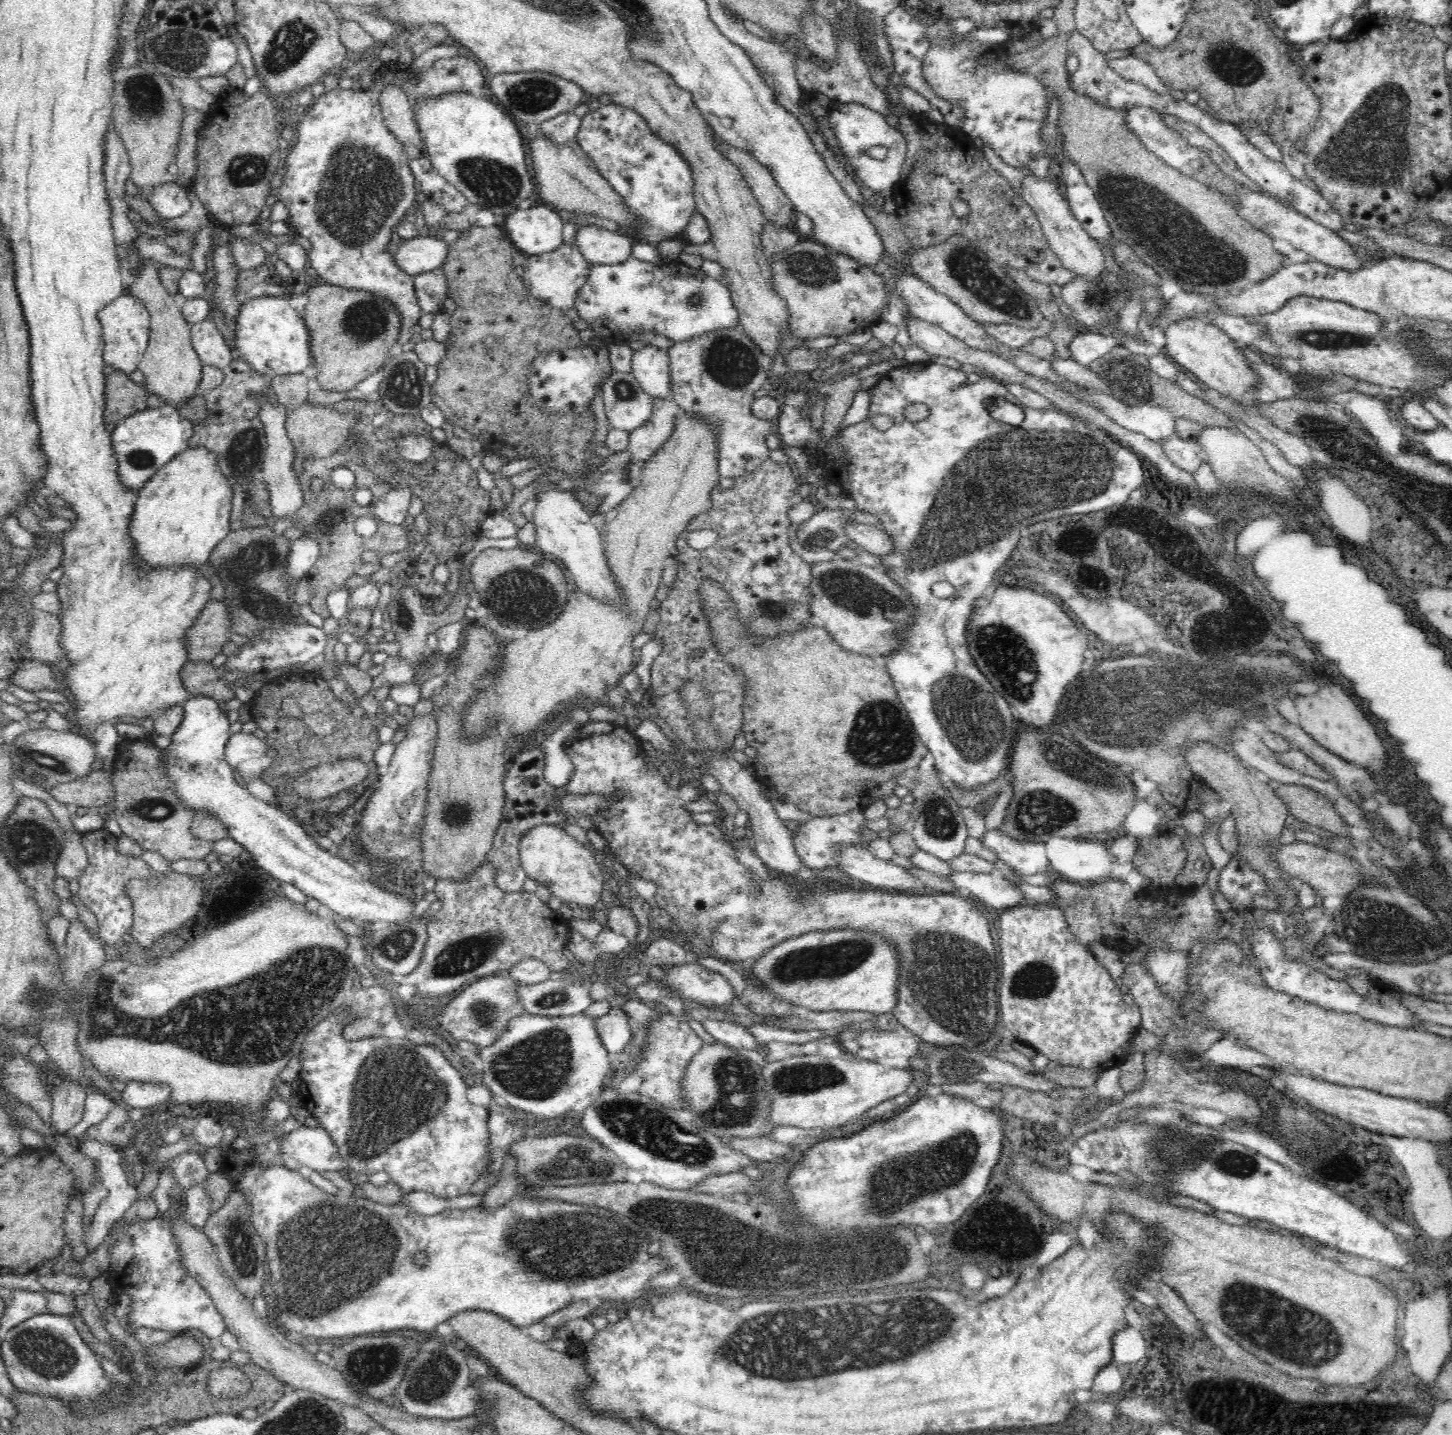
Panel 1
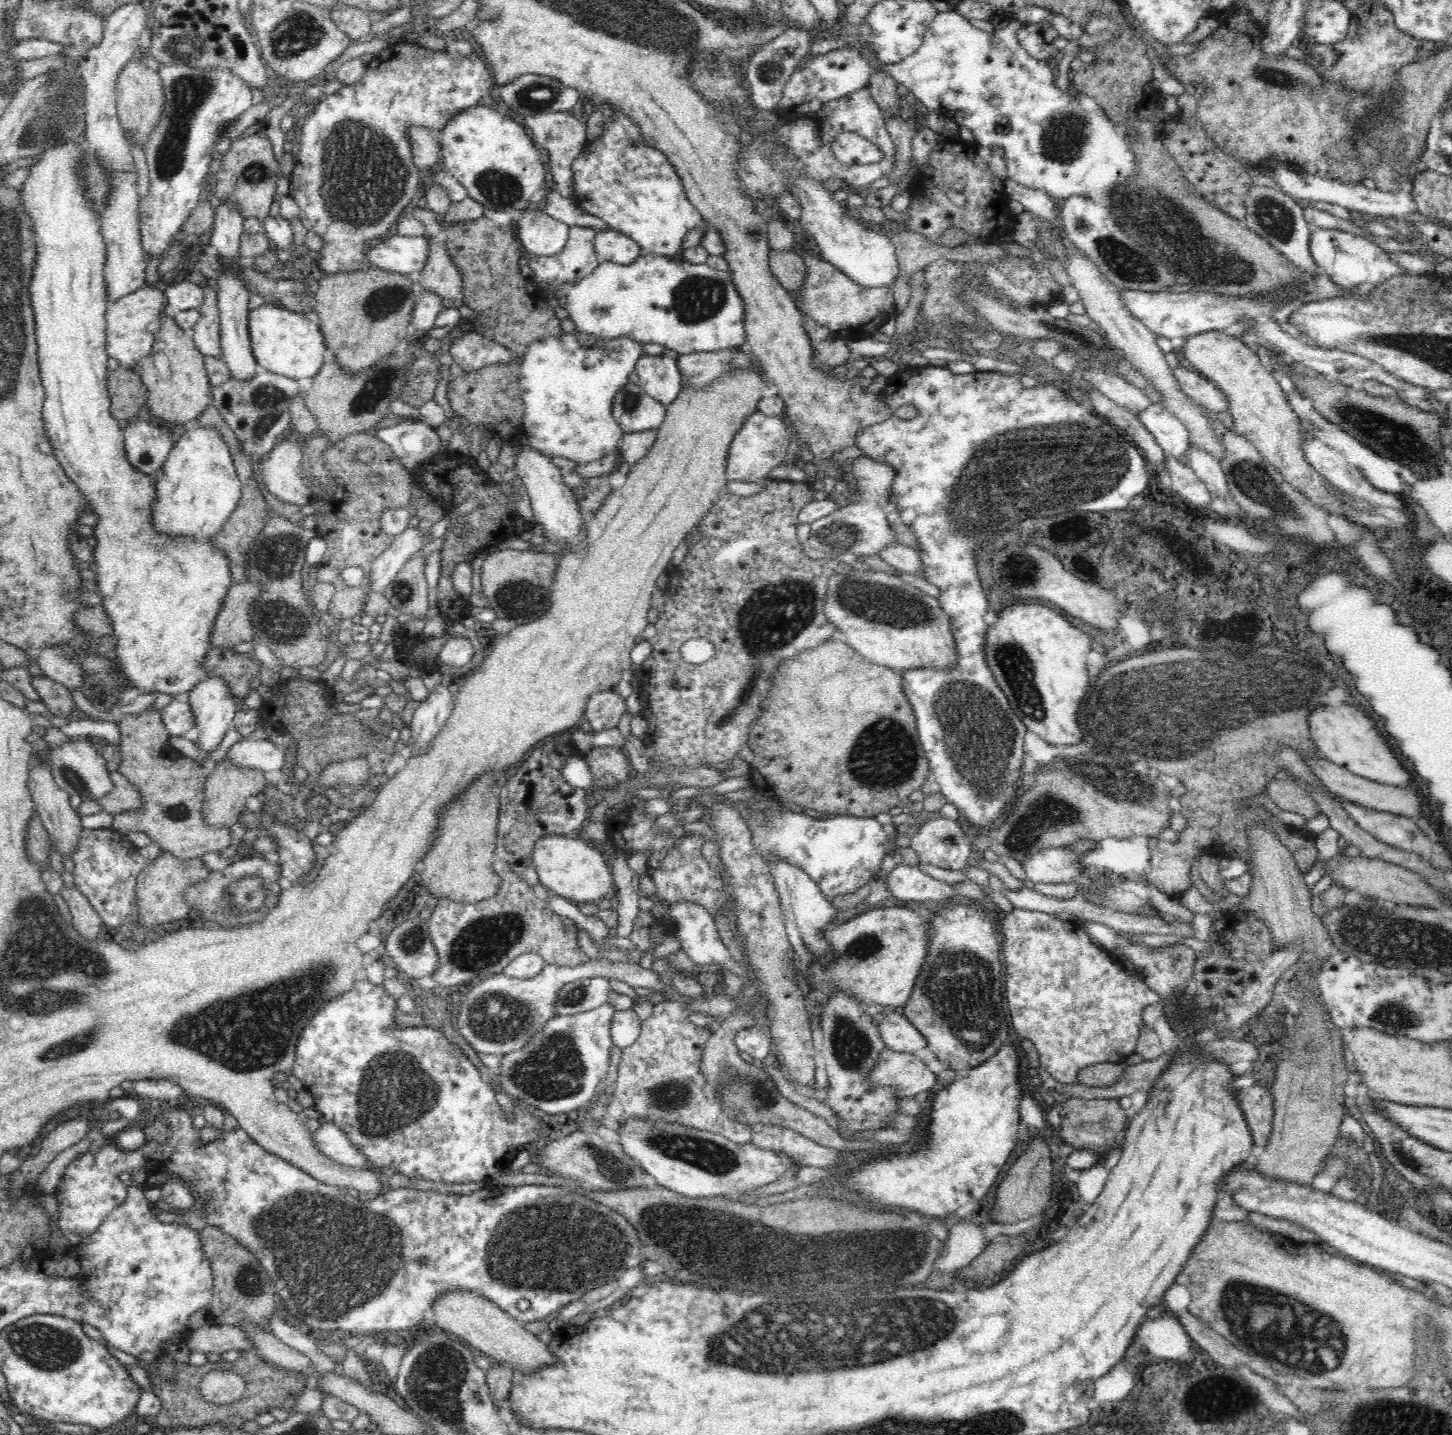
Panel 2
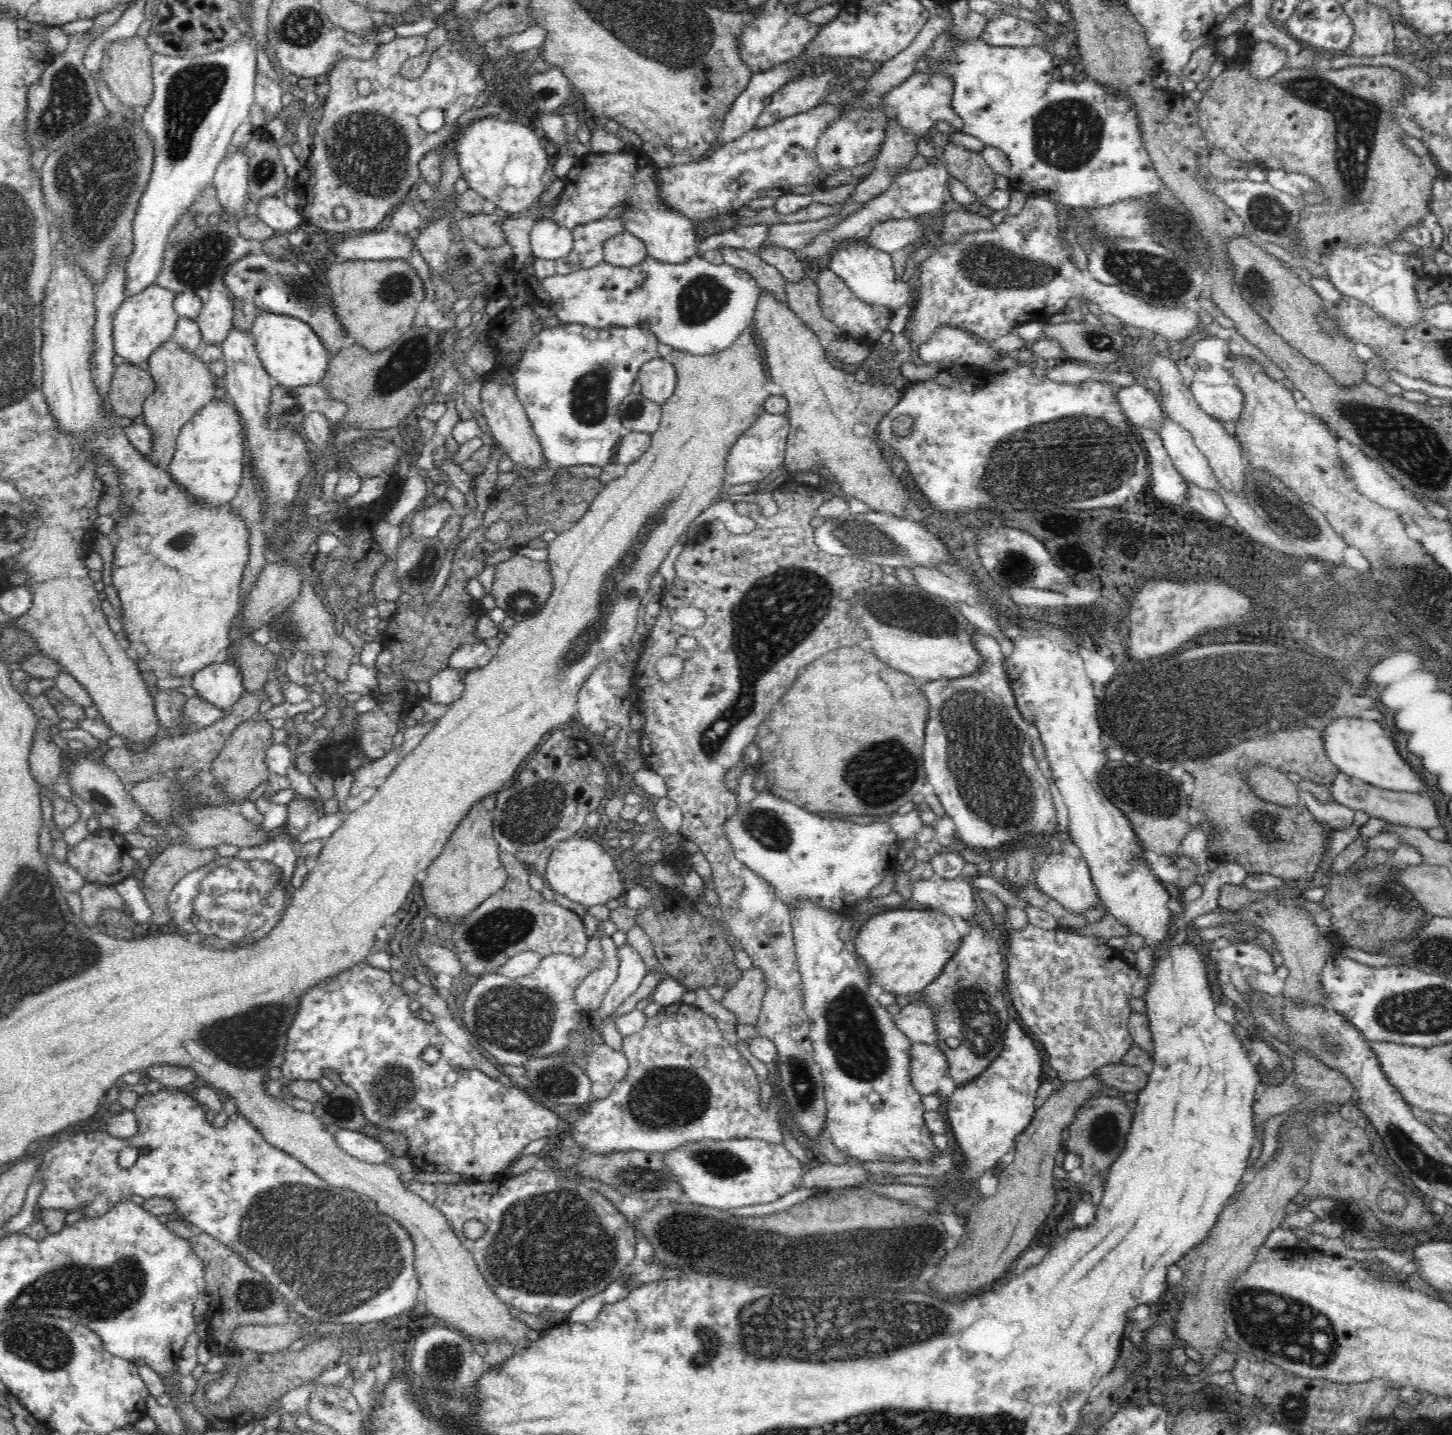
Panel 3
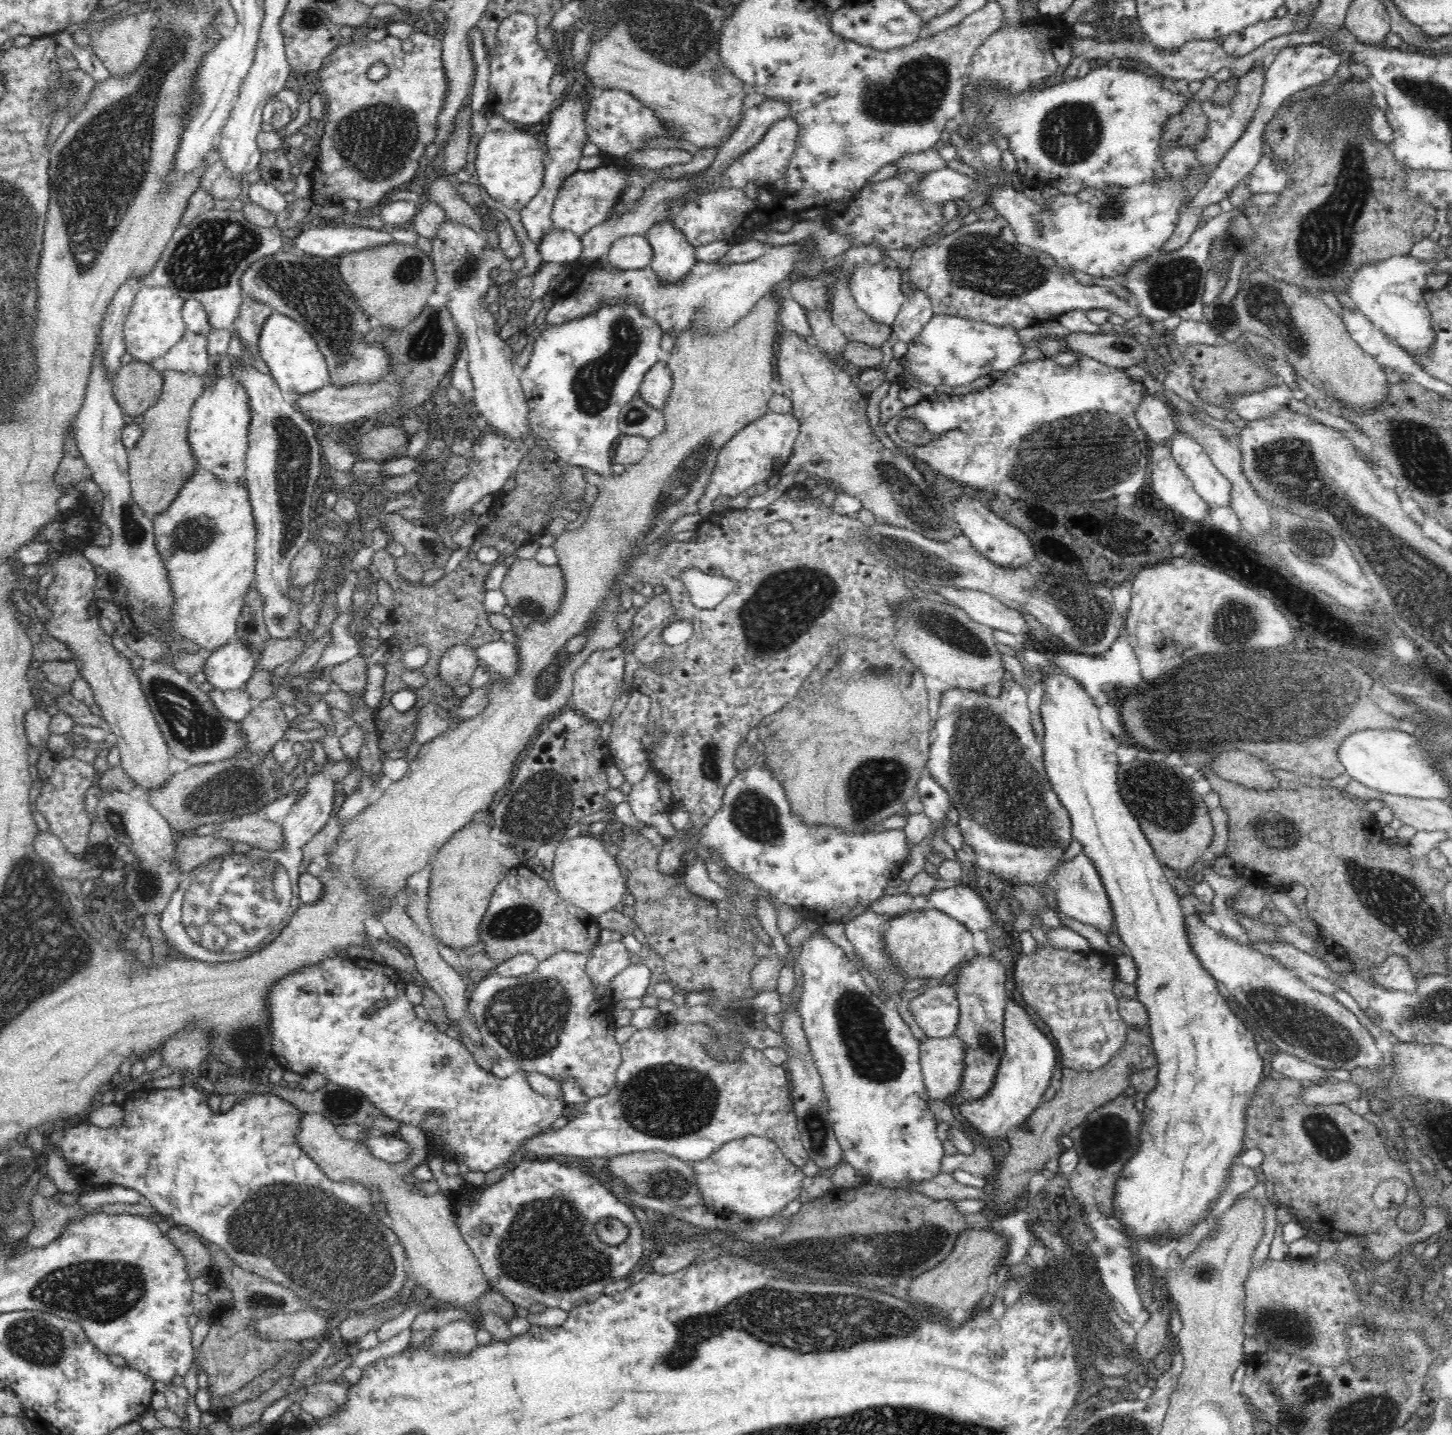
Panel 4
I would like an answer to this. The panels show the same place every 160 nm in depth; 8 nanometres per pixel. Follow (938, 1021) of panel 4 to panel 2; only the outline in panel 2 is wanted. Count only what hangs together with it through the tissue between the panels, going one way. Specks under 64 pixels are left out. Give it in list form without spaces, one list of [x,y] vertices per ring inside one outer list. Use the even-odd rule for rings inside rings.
[[[893,1013],[885,1016],[877,1029],[886,1049],[894,1052],[914,1053],[927,1046],[927,1040],[911,1022],[908,1022],[904,1014]]]

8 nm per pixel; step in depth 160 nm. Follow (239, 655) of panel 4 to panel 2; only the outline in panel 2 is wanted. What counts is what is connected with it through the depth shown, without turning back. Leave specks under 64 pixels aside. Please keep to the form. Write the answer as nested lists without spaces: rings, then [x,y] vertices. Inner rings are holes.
[[[207,676],[190,689],[185,696],[189,701],[198,730],[195,744],[204,750],[218,750],[226,732],[233,726],[236,705],[234,697],[223,678]]]

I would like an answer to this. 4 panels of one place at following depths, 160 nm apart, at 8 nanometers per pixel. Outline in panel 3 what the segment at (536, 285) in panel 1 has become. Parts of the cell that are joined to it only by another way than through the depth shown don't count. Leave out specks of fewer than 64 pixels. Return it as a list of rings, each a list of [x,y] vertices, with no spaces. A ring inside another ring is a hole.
[[[598,219],[573,228],[574,244],[571,253],[561,259],[546,260],[535,258],[532,267],[538,280],[554,275],[563,275],[582,268],[592,268],[604,262],[604,245],[606,240],[618,233],[623,233],[622,221]]]

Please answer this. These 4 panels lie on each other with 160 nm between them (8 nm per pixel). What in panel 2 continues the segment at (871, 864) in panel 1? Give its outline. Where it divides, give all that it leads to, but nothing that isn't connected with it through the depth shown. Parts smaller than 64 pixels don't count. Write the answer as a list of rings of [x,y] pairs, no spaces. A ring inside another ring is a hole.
[[[901,863],[884,878],[884,884],[899,903],[914,902],[944,902],[948,903],[956,894],[953,884],[934,880],[921,872],[917,866],[910,867]]]

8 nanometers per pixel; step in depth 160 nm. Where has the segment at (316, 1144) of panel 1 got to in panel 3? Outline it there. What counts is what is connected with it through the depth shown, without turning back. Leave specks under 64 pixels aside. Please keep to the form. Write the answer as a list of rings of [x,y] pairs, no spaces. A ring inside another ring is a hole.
[[[340,1128],[334,1133],[338,1147],[348,1155],[370,1164],[391,1162],[394,1156],[375,1138],[361,1132]]]

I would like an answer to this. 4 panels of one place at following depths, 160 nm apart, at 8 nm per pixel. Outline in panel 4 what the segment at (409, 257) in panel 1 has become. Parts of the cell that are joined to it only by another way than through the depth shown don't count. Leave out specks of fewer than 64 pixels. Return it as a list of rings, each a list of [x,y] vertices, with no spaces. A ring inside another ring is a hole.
[[[338,225],[337,227],[313,226],[301,231],[292,241],[291,248],[301,254],[312,255],[314,258],[328,258],[345,253],[378,248],[392,244],[394,237],[390,229],[373,229]]]

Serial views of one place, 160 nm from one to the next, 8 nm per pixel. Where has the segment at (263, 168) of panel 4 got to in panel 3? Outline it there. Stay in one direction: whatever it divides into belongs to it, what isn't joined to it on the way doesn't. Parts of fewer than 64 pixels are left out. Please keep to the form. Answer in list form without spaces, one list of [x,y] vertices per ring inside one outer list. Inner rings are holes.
[[[254,127],[252,129],[252,137],[244,147],[244,152],[249,158],[247,198],[254,204],[260,204],[262,198],[273,196],[285,187],[288,175],[286,175],[286,168],[280,159],[280,151],[278,149],[279,146],[276,144],[276,140],[267,132],[265,127]]]

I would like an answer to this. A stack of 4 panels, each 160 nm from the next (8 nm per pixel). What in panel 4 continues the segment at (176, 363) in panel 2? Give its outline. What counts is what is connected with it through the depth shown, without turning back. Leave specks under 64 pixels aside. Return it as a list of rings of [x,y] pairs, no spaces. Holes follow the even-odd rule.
[[[172,369],[161,373],[164,377],[162,394],[143,415],[144,422],[140,425],[143,428],[142,439],[134,449],[128,450],[131,495],[150,519],[166,512],[189,476],[197,472],[194,453],[188,443],[188,426],[196,399],[202,396],[209,380],[209,376]]]

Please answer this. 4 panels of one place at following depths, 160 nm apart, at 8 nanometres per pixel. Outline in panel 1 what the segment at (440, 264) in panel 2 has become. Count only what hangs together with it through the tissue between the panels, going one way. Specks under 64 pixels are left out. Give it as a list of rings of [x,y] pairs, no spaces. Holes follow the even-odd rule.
[[[425,272],[423,275],[413,276],[415,293],[421,314],[430,314],[443,307],[448,297],[447,279],[437,277],[432,272]]]

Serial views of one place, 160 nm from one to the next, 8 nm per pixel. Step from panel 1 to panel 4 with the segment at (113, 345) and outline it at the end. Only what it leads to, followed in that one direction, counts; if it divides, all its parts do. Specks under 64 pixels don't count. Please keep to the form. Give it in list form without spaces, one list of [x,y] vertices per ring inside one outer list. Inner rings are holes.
[[[142,286],[136,292],[134,304],[123,326],[126,352],[134,359],[146,363],[162,358],[182,338],[187,329],[181,315],[184,301],[168,287]]]

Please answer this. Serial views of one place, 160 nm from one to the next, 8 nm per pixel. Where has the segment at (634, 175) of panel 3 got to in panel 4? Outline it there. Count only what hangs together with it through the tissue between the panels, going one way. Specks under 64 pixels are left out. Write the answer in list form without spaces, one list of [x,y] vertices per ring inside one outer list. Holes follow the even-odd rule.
[[[608,160],[598,168],[577,170],[564,182],[554,202],[552,210],[553,228],[572,231],[581,237],[593,226],[604,222],[612,214],[612,208],[629,184],[628,171],[624,167],[608,164]],[[673,221],[655,223],[645,235],[653,248],[650,267],[664,283],[678,282],[692,270],[697,261],[695,246],[686,240],[682,231],[678,231]]]

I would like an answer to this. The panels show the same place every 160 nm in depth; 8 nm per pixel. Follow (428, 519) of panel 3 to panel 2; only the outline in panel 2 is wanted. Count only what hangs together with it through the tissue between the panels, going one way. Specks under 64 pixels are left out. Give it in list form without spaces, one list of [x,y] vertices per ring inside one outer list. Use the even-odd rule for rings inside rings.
[[[408,528],[394,538],[392,545],[380,556],[372,561],[369,580],[369,590],[372,592],[384,592],[402,566],[420,551],[429,541],[429,532],[422,532],[417,528]]]

